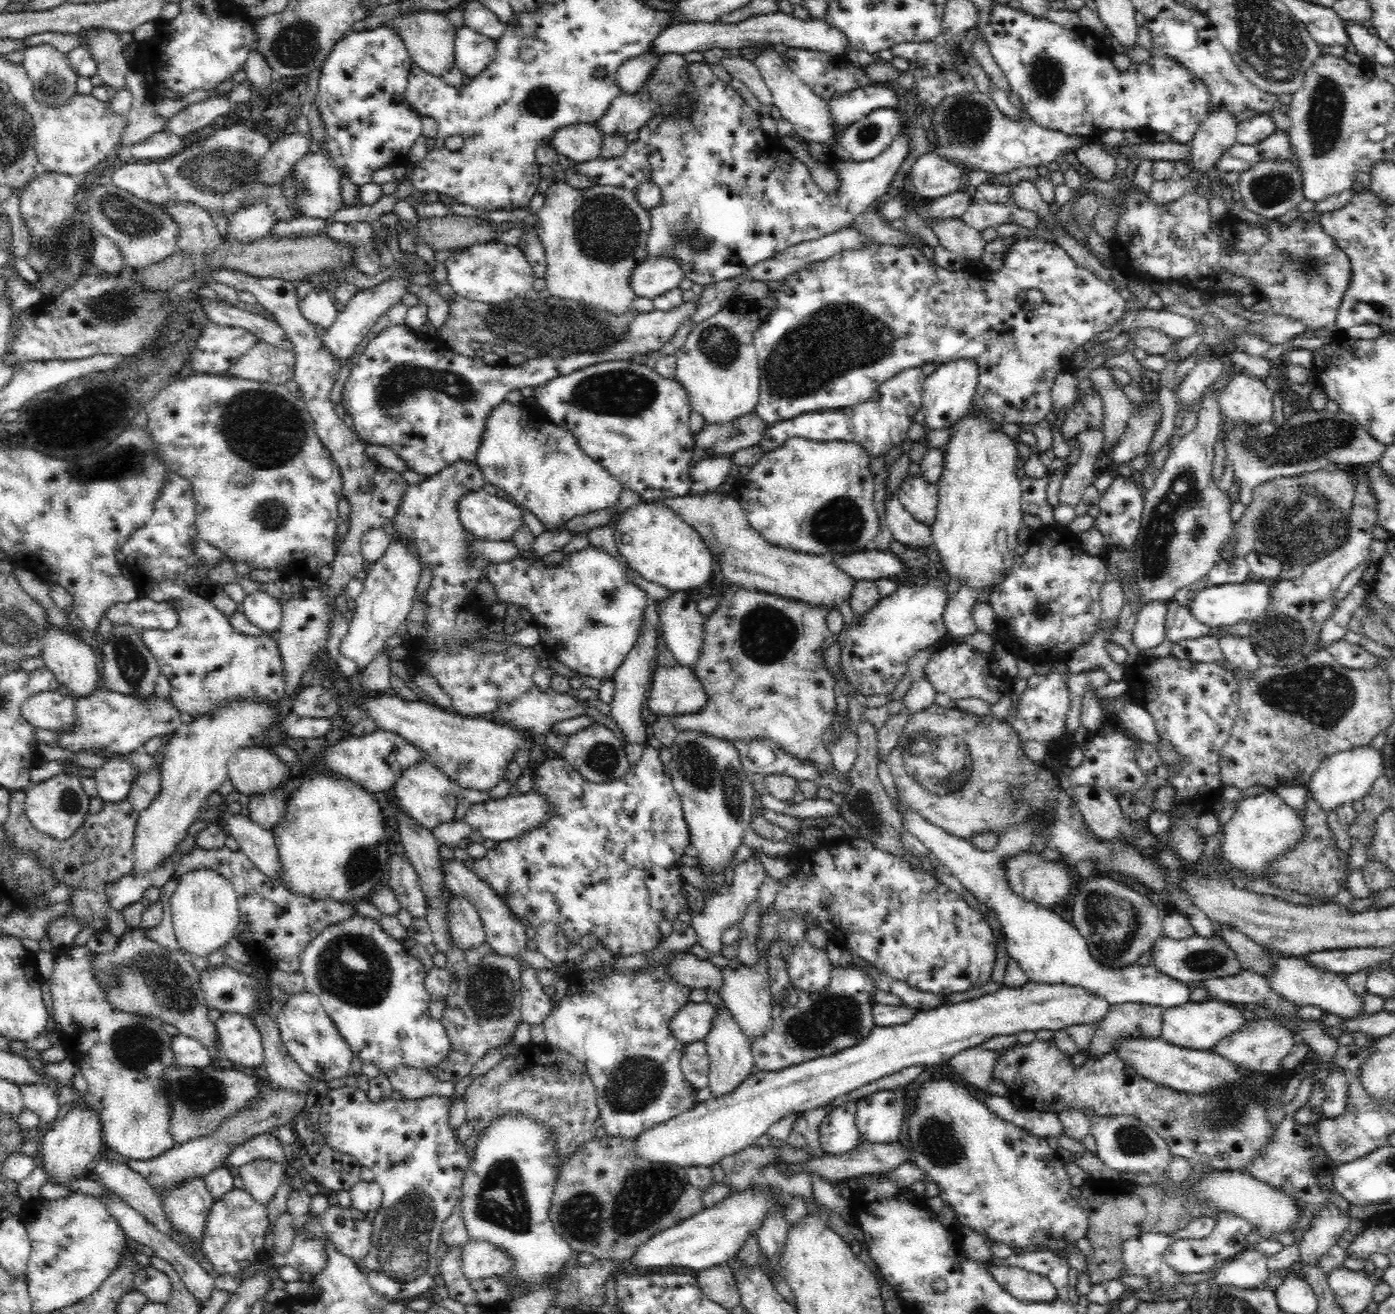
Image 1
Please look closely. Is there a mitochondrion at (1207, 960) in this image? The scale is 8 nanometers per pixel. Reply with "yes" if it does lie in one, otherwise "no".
yes

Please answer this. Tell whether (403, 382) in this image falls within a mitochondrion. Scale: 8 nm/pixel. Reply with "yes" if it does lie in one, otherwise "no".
yes

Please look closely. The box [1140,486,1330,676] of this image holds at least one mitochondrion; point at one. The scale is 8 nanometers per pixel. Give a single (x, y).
(1279, 634)

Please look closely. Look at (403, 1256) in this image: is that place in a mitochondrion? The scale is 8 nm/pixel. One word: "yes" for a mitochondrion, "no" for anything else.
yes

